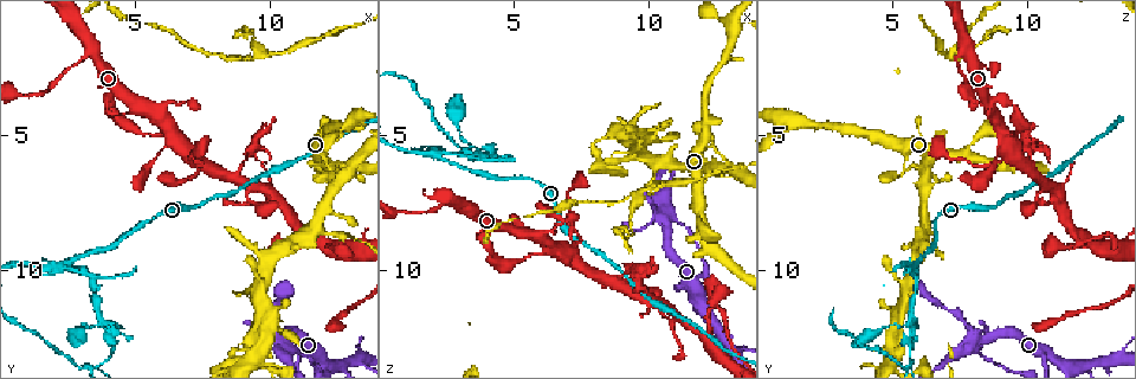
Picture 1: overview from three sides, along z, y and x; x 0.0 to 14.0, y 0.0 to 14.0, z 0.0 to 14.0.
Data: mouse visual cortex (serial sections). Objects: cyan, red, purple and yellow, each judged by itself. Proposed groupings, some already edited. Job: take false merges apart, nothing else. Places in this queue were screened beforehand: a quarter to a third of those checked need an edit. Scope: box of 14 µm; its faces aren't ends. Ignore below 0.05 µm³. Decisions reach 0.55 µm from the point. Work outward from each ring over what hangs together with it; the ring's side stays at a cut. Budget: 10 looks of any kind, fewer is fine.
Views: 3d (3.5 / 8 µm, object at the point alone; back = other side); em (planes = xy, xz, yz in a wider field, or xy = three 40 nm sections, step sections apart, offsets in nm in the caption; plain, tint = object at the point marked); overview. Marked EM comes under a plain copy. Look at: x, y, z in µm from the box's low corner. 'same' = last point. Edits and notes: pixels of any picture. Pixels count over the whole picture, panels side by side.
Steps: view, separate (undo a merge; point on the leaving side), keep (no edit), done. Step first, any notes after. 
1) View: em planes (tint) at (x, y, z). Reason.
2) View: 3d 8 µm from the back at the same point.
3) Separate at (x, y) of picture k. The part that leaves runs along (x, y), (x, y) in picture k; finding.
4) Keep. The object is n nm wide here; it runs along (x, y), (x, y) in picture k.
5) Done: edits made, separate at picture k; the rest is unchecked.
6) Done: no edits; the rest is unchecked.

View: 3d 8 µm at (12.2, 6.3, 5.5). Three-way junction.

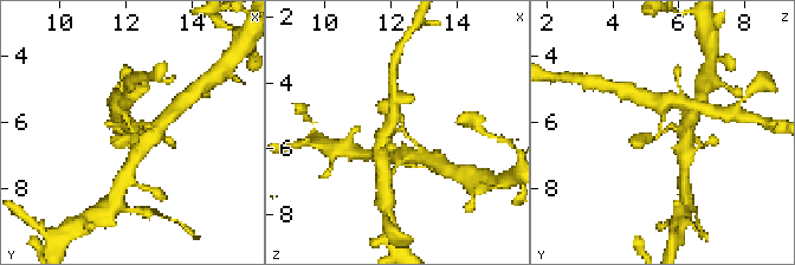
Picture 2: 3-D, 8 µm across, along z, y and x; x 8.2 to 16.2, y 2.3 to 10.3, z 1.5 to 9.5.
View: em xy step 3 (tint) at (12.2, 6.3, 5.4). 3 arms meet here; the arms are 150, 300, 350 nm wide.

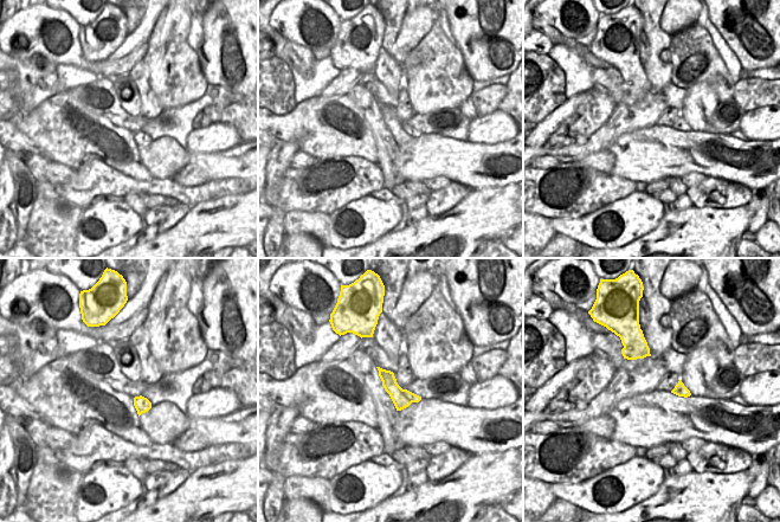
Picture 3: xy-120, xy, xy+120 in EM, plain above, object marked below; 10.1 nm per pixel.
Separate at (143, 141) of picture 2. A border runs along (403, 390), (400, 397), (392, 399) in picture 3; a second cell is stuck on.

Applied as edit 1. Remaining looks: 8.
View: overview. See it whole again.

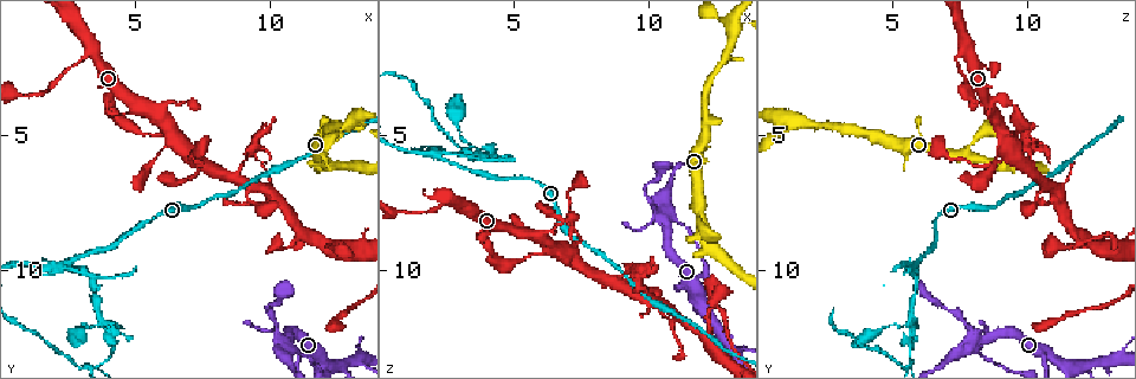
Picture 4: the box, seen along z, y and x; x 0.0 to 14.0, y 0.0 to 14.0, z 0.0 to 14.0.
View: 3d 3.5 µm at (9.2, 5.5, 10.0). Arms part here.

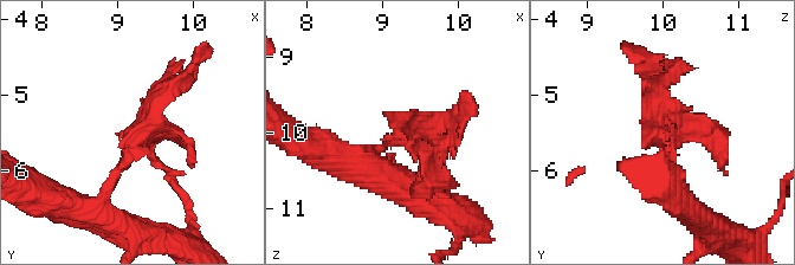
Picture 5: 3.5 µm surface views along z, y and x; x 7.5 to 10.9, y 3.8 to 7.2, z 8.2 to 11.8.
View: em planes (tint) at (9.30, 5.55, 10.05). Need the tissue.

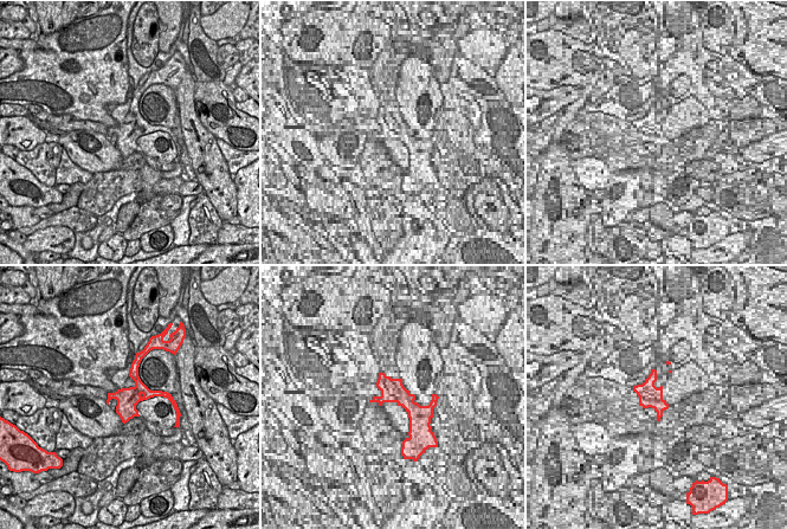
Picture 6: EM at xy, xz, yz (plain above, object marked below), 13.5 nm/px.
Separate at (395, 124) of picture 5. The part that leaves runs along (389, 142), (447, 124) in picture 5; a second cell is stuck on.

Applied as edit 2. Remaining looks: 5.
View: overview.

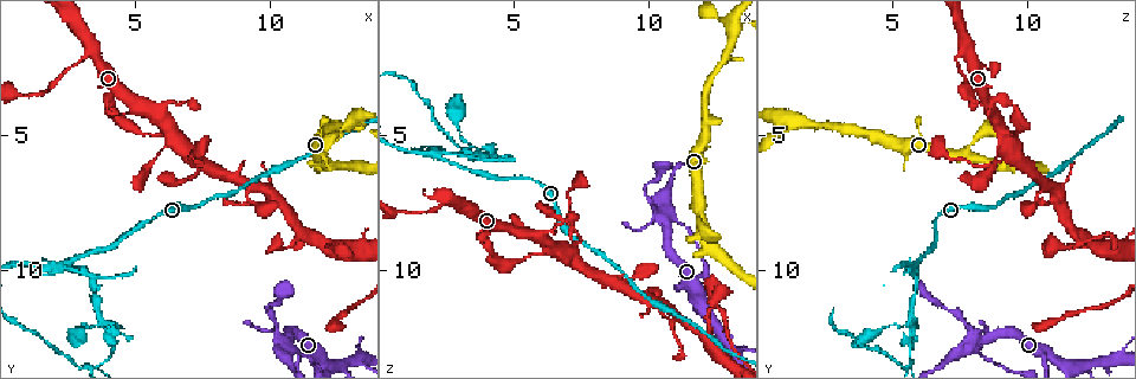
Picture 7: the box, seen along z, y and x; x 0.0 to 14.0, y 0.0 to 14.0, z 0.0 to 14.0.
View: em planes (tint) at (6.6, 3.9, 8.3). Thin neck.

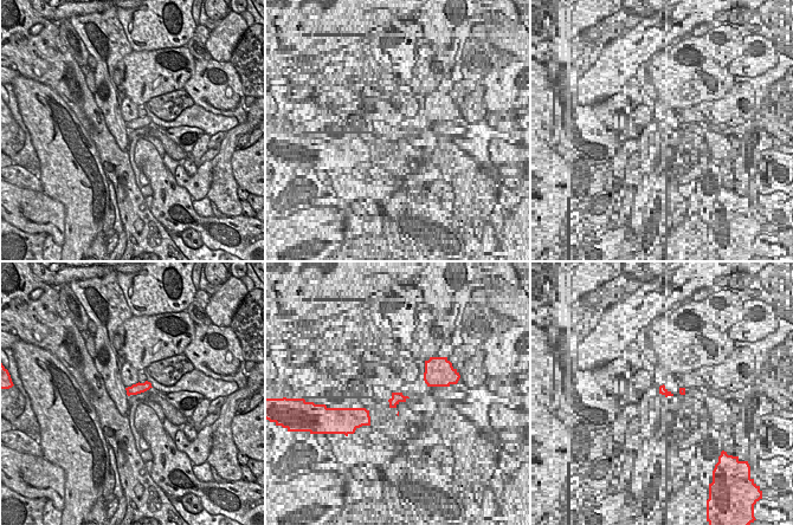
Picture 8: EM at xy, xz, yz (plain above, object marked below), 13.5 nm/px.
View: 3d 3.5 µm at the same point.

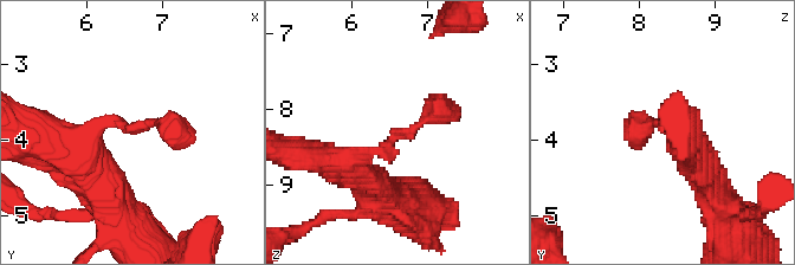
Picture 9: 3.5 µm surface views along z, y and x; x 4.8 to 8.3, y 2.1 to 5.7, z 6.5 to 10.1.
Keep. It runs along (338, 162), (459, 108) in picture 9; all the same cell.

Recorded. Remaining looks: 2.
View: em xy step 2 (tint) at (2.2, 9.8, 5.8). Two arms in line, one across.

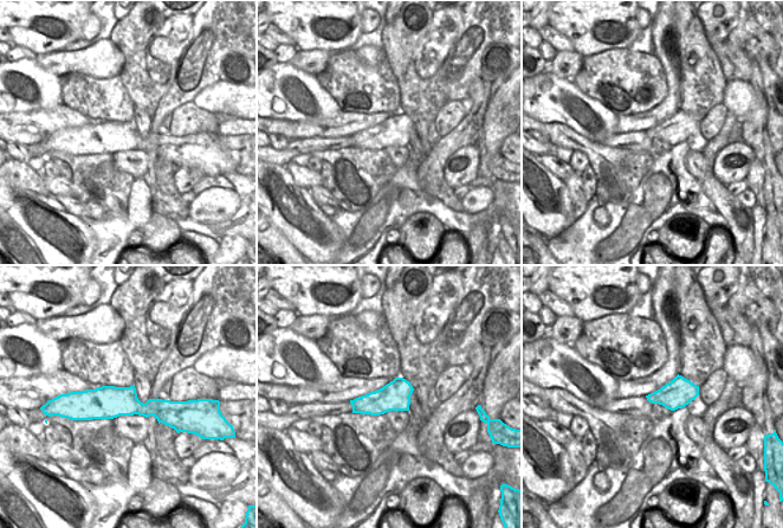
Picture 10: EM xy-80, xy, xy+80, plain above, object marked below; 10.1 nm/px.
View: 3d 3.5 µm at the same point. Wider look.

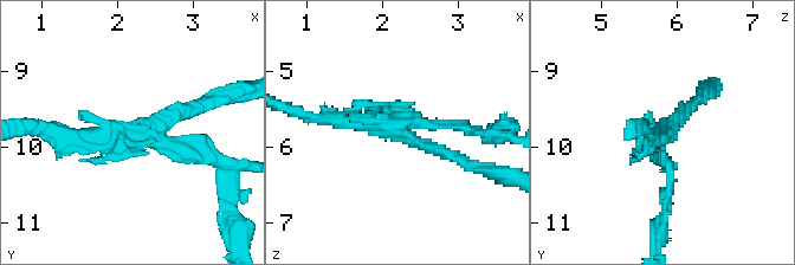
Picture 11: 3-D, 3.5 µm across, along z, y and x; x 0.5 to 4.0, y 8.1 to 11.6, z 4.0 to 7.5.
Separate at (459, 125) of picture 11. The part that leaves runs along (421, 124), (461, 124), (490, 140) in picture 11; two cells meet here.

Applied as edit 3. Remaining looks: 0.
Done: edits made, separate at picture 2, separate at picture 5, separate at picture 11; the rest is unchecked.

